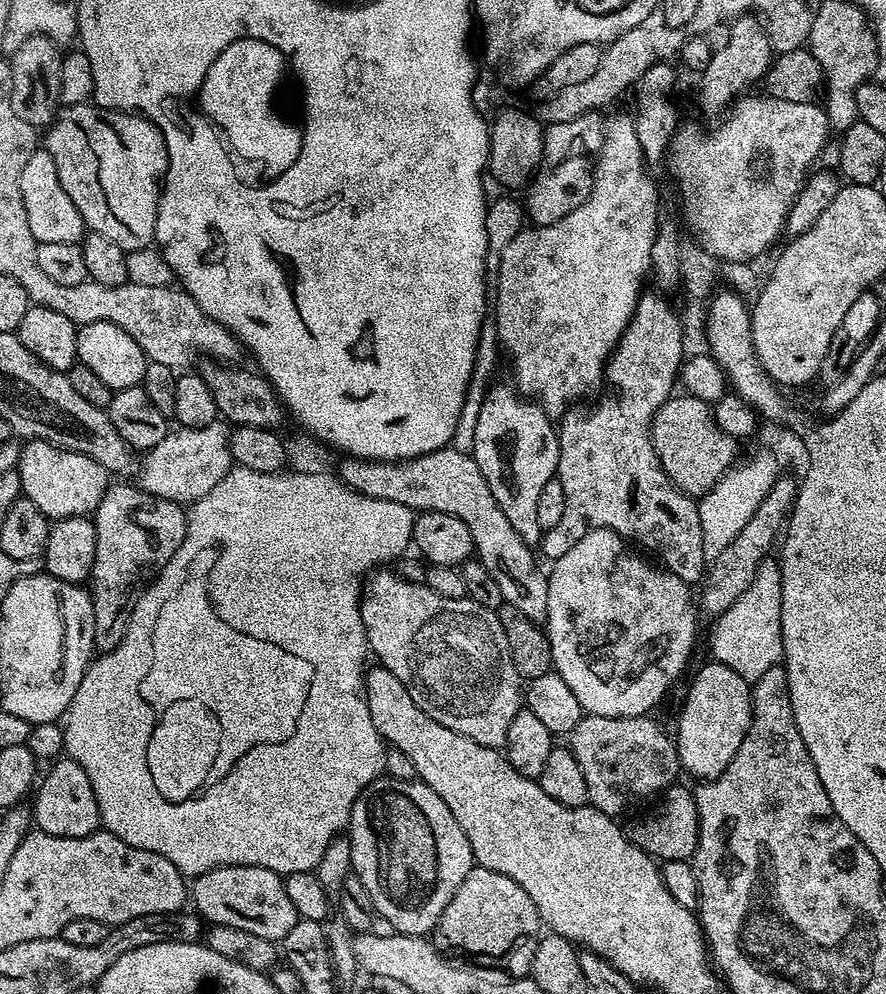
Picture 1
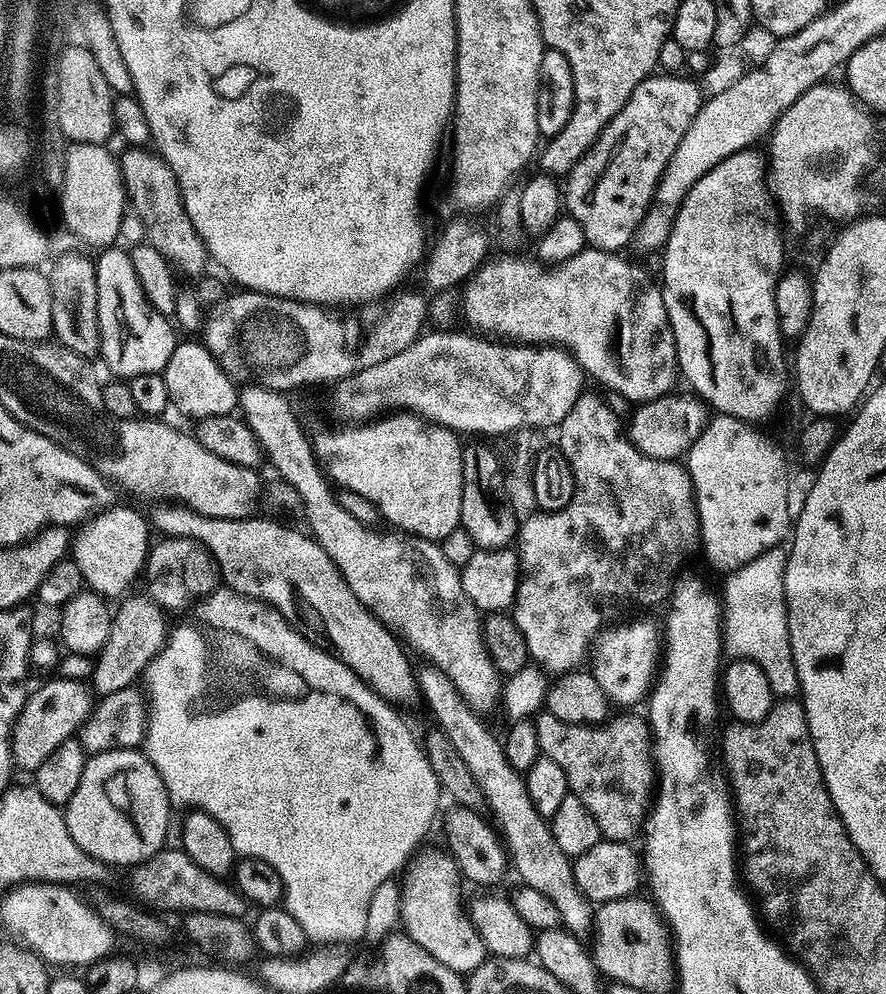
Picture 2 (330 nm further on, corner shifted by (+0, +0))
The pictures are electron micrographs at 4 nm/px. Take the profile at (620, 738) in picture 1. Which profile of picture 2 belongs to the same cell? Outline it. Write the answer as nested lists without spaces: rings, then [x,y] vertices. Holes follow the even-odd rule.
[[[547,710],[541,711],[534,720],[541,755],[556,762],[566,774],[571,795],[579,798],[584,806],[594,814],[598,830],[605,840],[631,841],[632,835],[644,827],[645,819],[651,809],[656,784],[655,757],[652,755],[654,742],[651,727],[643,717],[620,716],[598,724],[562,723]]]

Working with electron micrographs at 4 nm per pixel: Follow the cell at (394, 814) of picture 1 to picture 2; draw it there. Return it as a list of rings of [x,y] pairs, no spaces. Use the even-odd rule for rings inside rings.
[[[428,848],[417,851],[404,865],[398,883],[400,888],[399,923],[426,954],[434,954],[442,966],[461,974],[473,972],[486,959],[482,938],[476,933],[472,917],[466,911],[466,900],[460,897],[462,875],[447,851]]]

